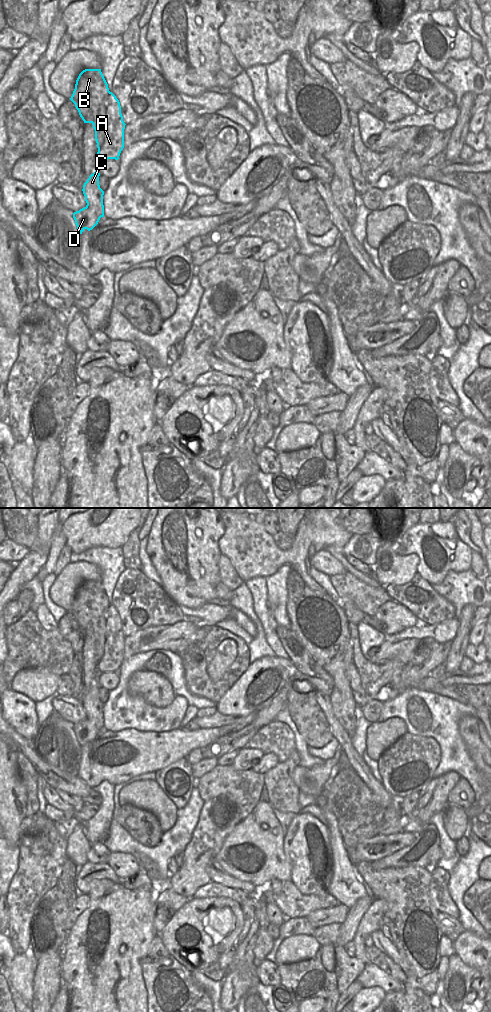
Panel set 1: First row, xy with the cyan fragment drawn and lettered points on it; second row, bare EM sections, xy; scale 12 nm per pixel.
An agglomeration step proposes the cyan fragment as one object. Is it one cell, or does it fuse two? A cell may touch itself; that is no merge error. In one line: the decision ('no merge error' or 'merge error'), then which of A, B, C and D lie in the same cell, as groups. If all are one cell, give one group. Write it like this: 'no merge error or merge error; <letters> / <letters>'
merge error; A B C / D

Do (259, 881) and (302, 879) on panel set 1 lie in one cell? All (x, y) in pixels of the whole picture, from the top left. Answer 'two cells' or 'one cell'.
two cells

